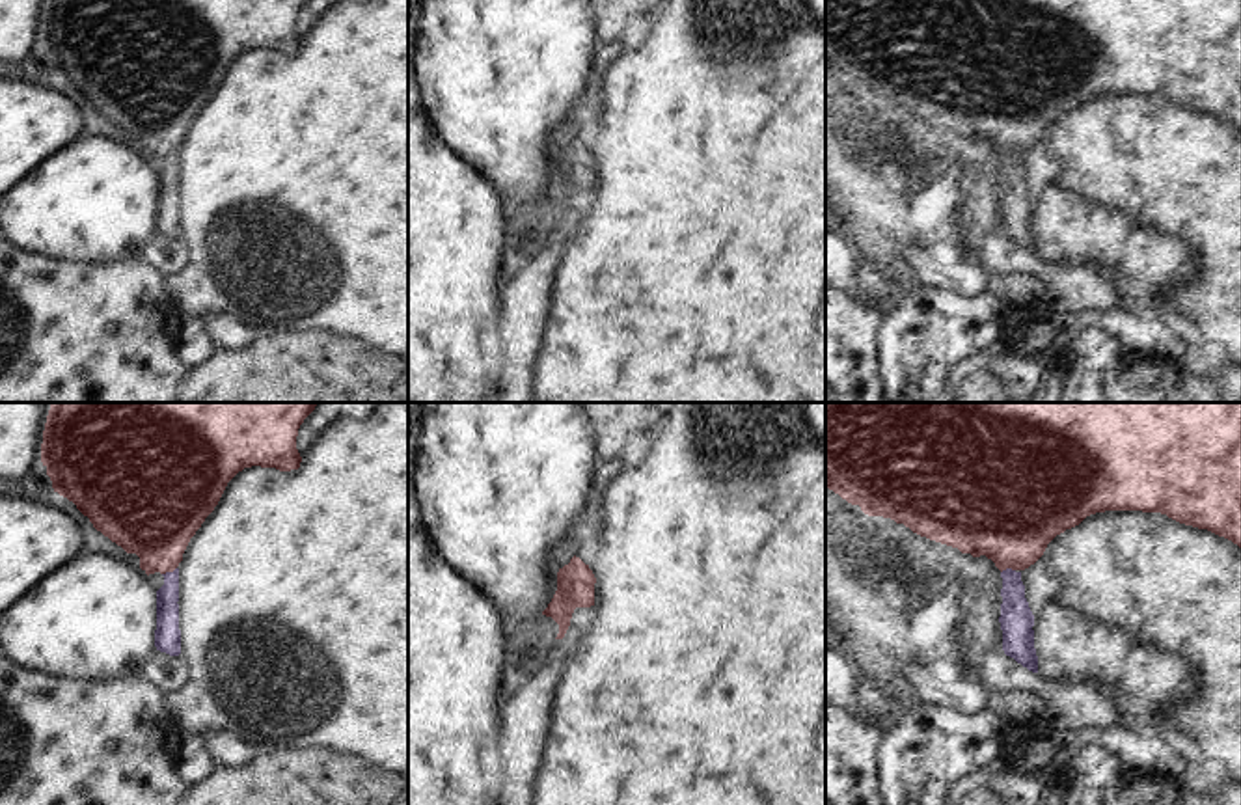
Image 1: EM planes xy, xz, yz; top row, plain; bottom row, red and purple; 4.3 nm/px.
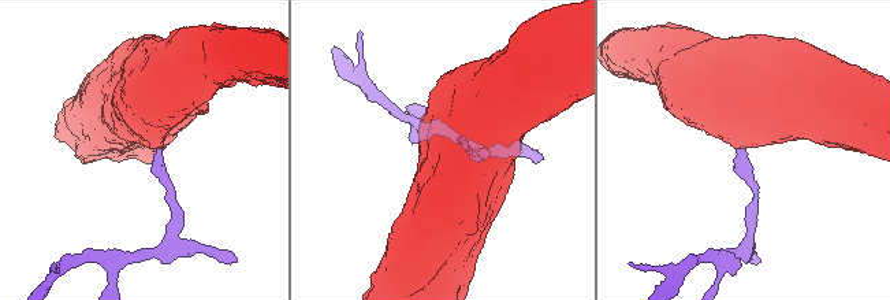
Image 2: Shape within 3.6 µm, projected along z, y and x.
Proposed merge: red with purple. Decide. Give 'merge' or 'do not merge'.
merge

